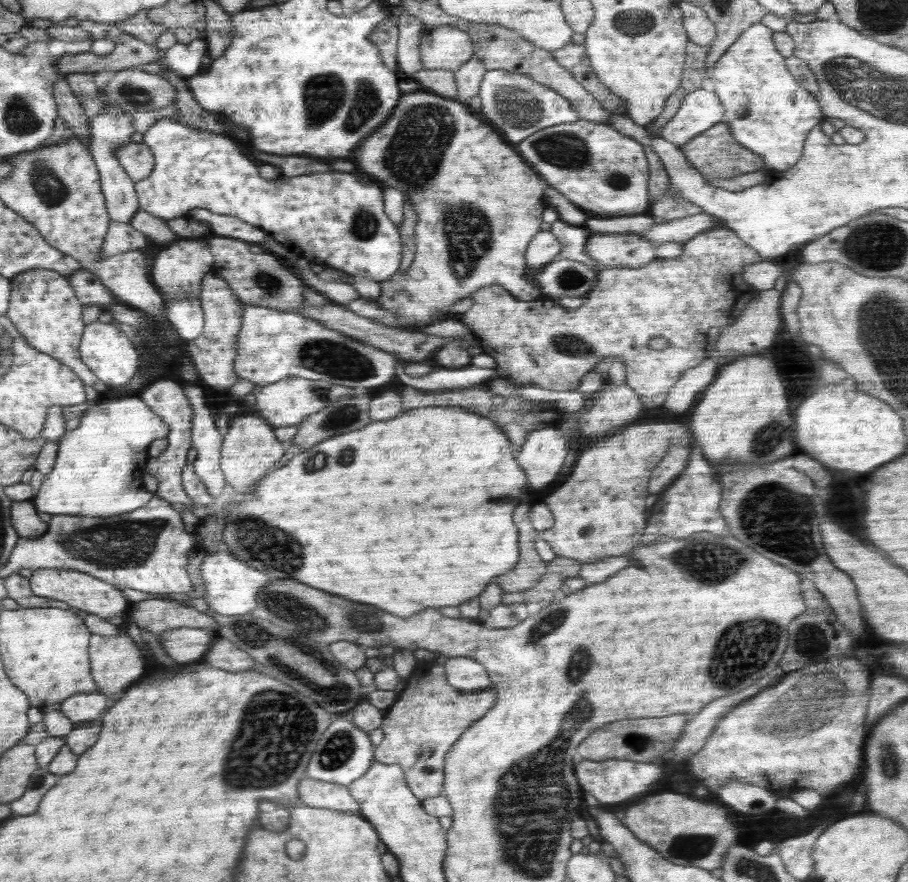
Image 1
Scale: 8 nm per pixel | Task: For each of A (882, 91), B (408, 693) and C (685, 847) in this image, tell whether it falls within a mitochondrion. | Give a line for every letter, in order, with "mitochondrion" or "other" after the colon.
A: mitochondrion
B: other
C: mitochondrion

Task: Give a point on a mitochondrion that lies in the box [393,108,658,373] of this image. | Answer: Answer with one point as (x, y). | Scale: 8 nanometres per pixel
(566, 151)

